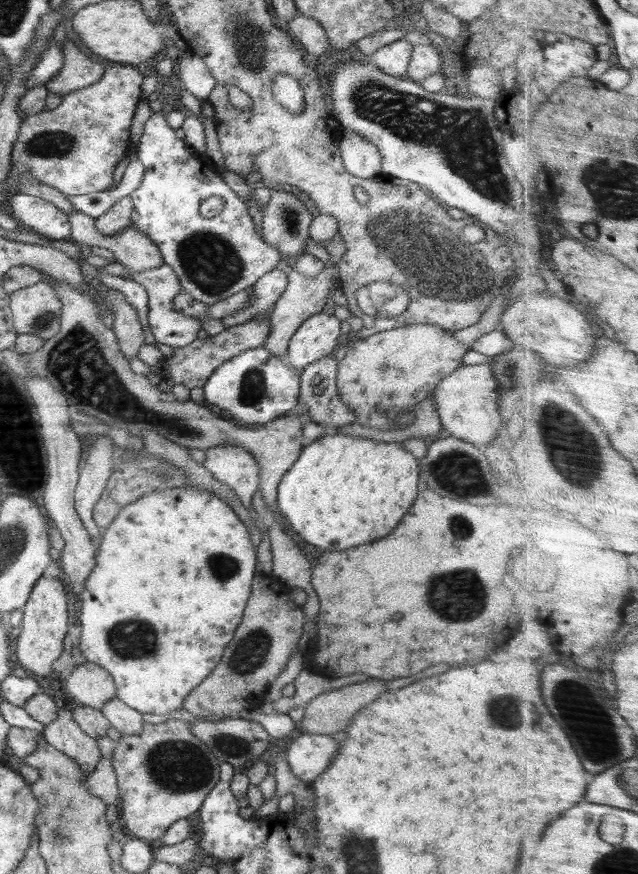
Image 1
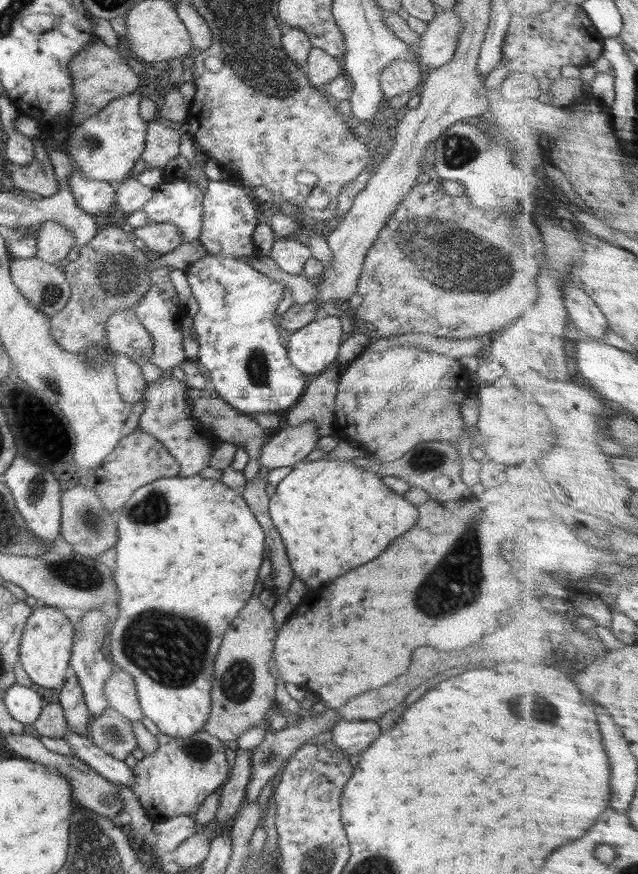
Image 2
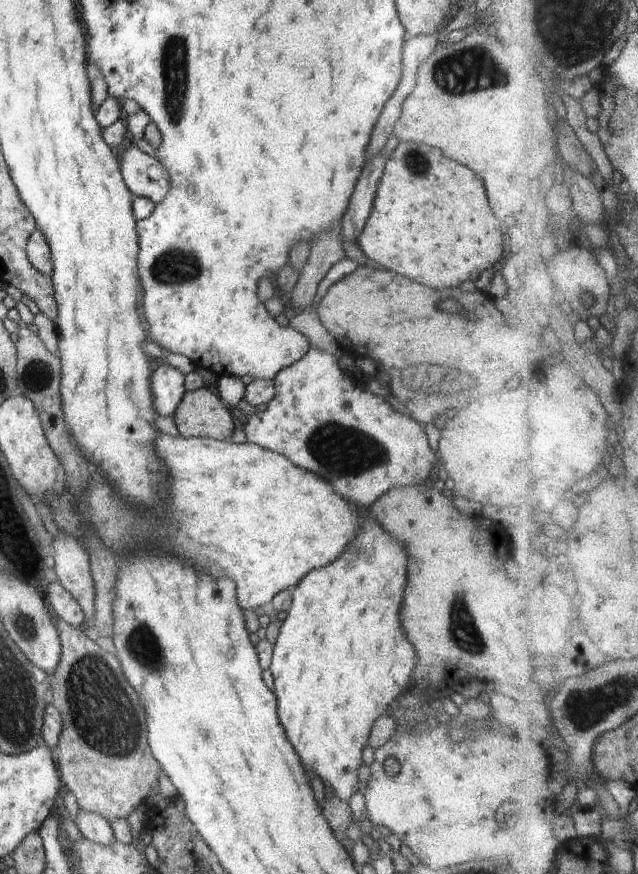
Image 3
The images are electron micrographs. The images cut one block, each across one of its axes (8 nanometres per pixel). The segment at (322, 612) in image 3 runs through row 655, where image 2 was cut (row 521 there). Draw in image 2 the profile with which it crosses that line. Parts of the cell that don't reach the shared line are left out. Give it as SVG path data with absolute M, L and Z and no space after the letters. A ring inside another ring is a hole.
M336 458L300 461L277 485L269 498L269 513L276 530L280 533L293 575L298 575L307 588L316 589L332 583L332 580L356 568L368 560L380 556L386 546L412 528L419 517L416 505L393 492L374 471L362 469L352 461Z

